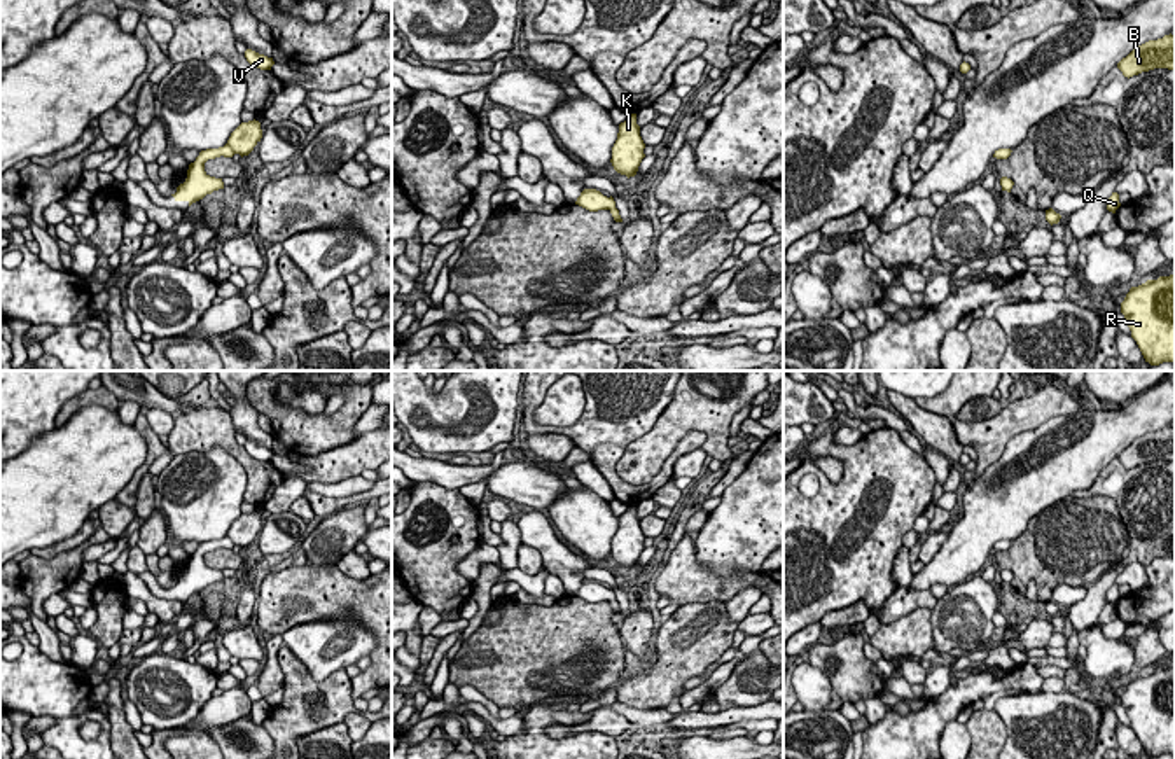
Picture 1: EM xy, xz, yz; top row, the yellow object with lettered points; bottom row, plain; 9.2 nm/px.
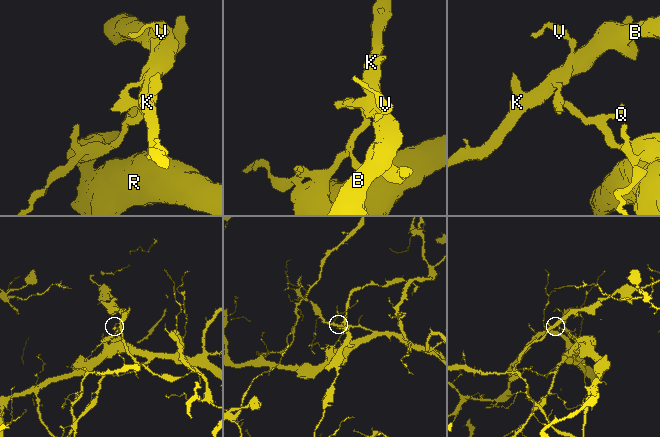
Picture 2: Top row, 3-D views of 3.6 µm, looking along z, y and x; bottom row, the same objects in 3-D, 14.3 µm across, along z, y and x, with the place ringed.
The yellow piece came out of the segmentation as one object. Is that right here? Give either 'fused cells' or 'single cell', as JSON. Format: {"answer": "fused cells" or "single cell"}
{"answer": "fused cells"}

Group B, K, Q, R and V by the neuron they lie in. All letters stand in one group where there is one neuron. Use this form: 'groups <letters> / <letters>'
groups B K V / Q R

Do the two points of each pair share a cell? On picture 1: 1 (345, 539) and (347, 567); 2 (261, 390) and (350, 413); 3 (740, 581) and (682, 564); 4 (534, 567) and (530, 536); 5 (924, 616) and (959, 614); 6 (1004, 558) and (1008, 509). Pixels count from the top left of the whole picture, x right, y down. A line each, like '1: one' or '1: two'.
1: two
2: one
3: one
4: two
5: two
6: two

